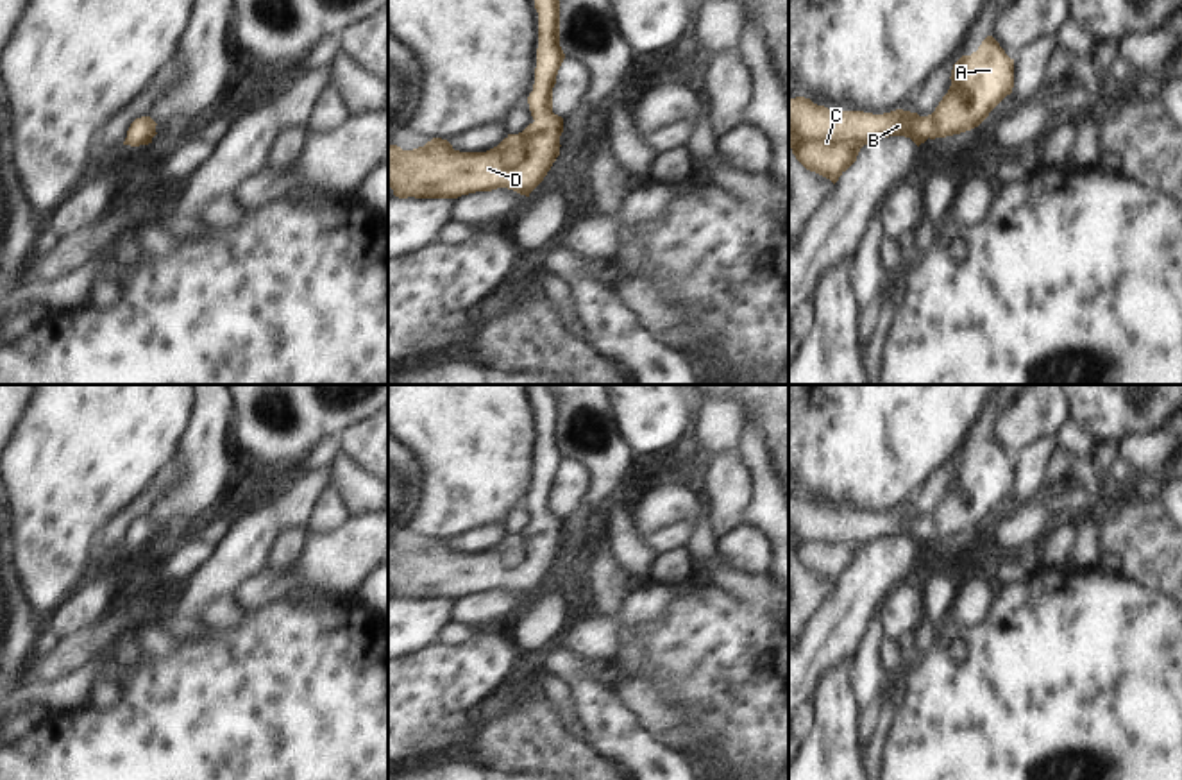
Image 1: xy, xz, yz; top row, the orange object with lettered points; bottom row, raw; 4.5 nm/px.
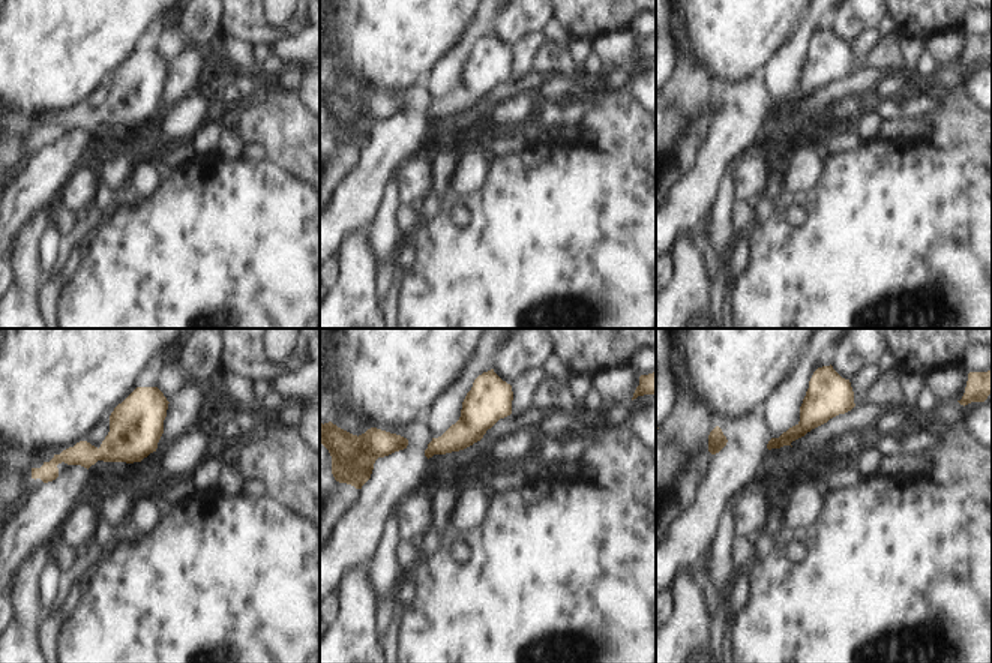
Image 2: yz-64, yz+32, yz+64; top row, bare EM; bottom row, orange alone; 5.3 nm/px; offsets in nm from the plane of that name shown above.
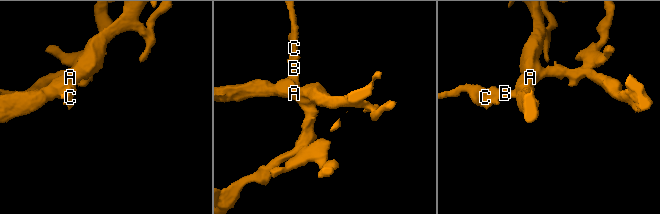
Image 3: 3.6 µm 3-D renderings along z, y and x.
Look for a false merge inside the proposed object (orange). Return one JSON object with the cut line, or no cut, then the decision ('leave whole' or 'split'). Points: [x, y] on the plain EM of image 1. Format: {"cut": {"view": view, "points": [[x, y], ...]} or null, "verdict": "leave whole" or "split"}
{"cut": null, "verdict": "leave whole"}

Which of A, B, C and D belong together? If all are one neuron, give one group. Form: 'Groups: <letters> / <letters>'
Groups: A B C D.

